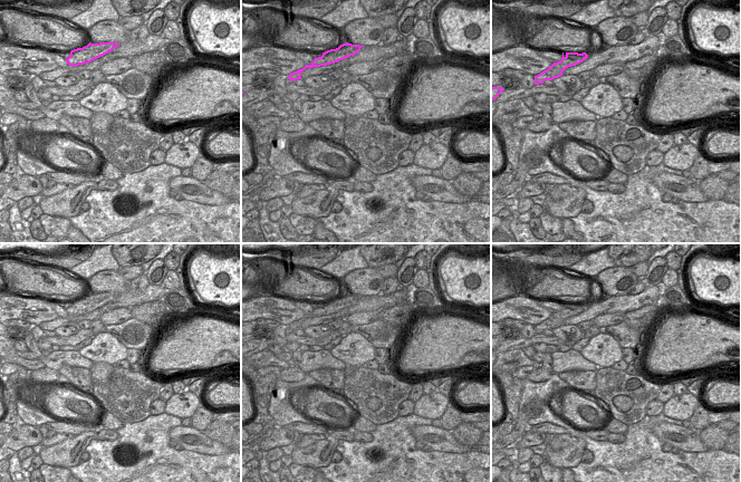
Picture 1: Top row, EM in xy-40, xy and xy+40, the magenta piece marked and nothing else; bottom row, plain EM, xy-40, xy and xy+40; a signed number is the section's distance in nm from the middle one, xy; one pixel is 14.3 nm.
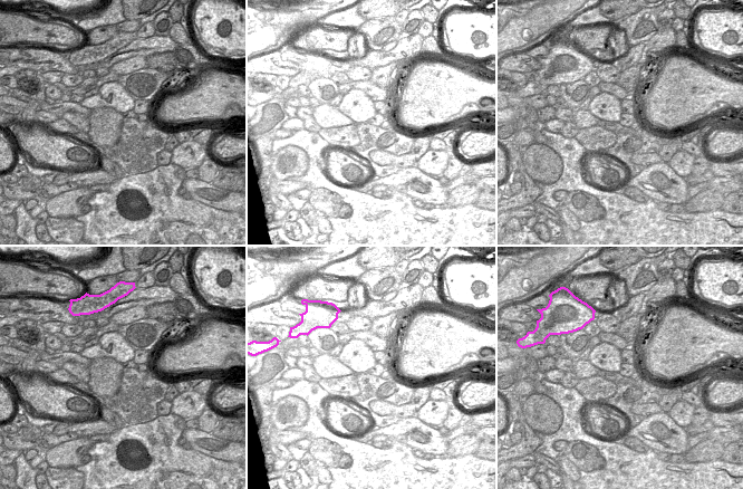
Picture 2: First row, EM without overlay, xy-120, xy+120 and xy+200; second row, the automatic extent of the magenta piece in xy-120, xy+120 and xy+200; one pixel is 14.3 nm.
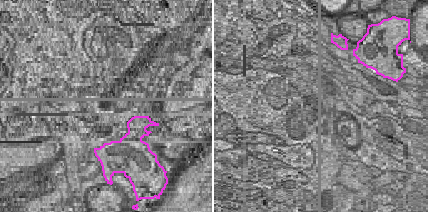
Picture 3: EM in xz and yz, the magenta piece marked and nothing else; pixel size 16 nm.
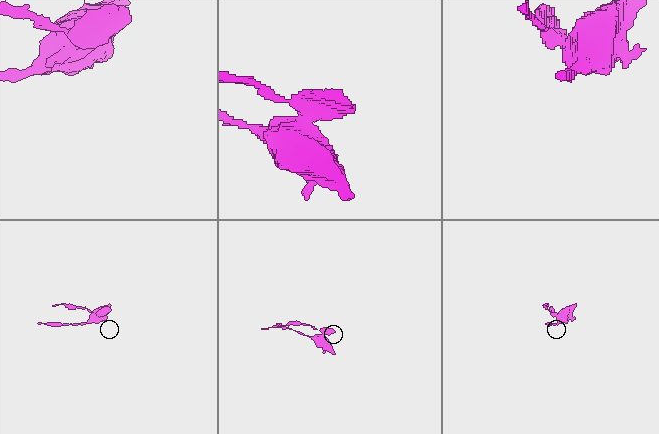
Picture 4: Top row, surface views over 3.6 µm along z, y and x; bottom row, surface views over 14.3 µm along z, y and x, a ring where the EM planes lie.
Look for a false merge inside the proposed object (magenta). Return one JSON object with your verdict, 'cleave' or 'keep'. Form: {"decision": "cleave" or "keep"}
{"decision": "cleave"}

